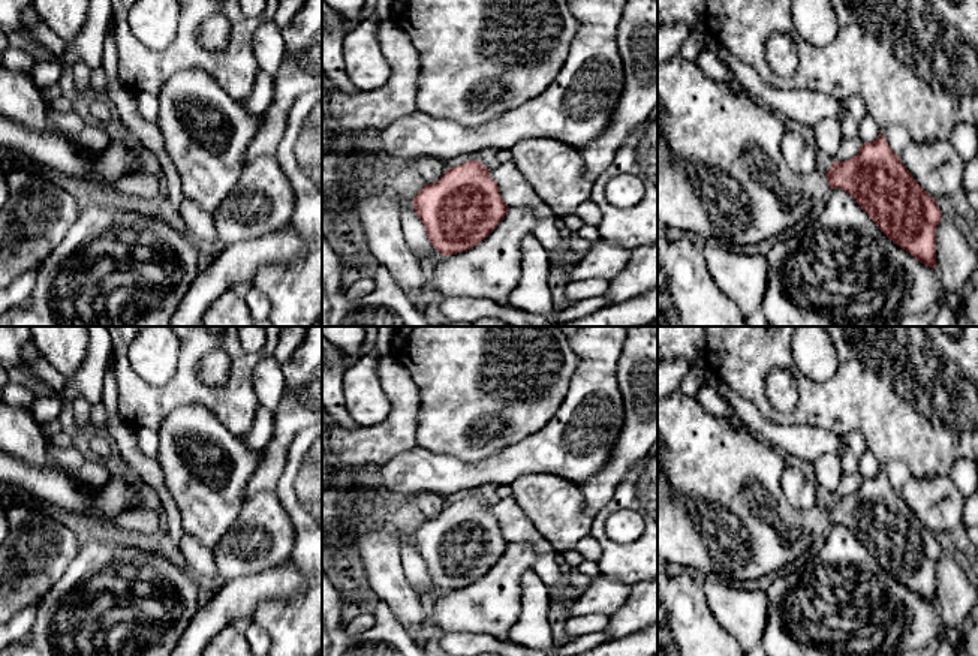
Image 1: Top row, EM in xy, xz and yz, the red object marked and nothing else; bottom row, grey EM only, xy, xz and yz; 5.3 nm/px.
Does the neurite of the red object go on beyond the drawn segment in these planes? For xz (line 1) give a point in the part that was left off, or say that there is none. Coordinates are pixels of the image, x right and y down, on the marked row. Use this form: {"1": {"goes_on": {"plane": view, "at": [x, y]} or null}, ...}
{"1": {"goes_on": null}}

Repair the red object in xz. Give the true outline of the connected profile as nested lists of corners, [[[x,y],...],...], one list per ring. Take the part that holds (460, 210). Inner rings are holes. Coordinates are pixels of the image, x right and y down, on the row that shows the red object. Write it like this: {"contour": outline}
{"contour": [[[478,160],[448,169],[412,202],[431,246],[443,256],[478,246],[509,210],[490,169]]]}

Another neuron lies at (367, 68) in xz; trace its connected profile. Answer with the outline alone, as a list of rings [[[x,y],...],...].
[[[364,19],[343,39],[344,70],[358,90],[376,90],[391,78],[391,66],[380,51],[376,19]]]

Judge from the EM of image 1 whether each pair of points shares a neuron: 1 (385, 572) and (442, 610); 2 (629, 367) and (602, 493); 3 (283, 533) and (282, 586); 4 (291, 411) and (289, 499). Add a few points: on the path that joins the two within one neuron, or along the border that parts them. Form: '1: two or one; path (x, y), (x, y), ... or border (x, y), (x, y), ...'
1: two; border (426, 601), (429, 619)
2: one; path (638, 399), (638, 435), (620, 462)
3: two; border (286, 562), (249, 575)
4: two; border (306, 427), (292, 439), (286, 465), (280, 475)

